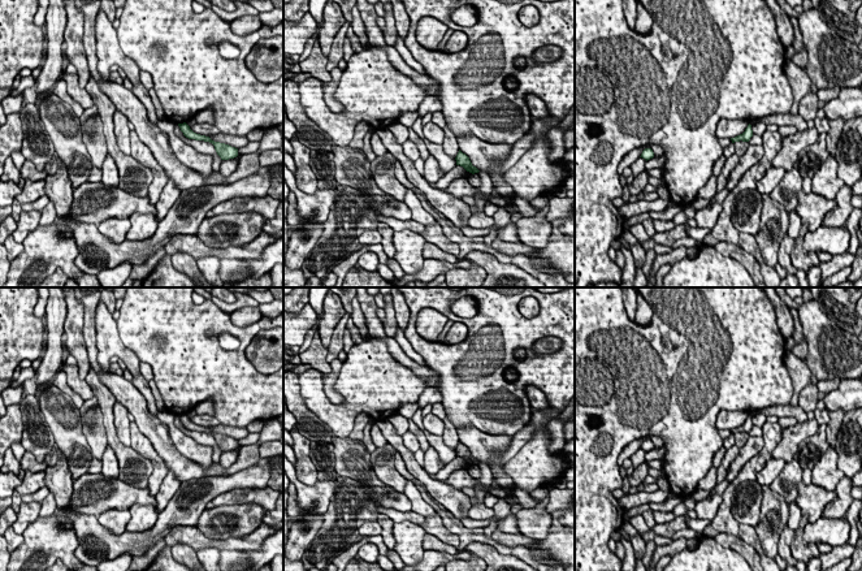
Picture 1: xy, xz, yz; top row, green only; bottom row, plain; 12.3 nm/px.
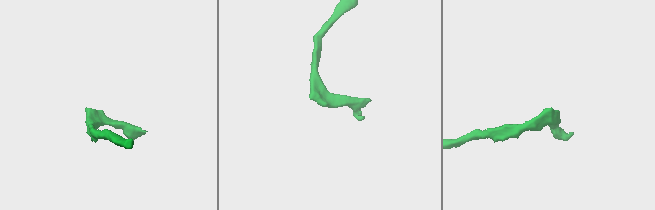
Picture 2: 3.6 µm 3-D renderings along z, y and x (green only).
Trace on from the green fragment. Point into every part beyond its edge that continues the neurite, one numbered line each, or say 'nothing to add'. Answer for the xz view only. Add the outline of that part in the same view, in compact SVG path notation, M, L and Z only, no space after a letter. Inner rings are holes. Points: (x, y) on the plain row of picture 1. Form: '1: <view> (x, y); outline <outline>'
1: xz (446, 454); outline M417 408L417 411L413 414L412 416L412 421L424 432L424 434L426 436L426 440L429 442L429 445L432 447L436 449L436 451L439 455L439 459L443 463L450 463L452 459L456 458L456 451L455 449L449 447L445 442L442 436L436 436L430 432L428 432L423 424L423 414L421 414L421 408Z

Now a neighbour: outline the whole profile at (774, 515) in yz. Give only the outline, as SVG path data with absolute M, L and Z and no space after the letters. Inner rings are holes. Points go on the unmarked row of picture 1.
M768 485L762 486L762 494L759 523L754 528L763 553L775 559L779 553L780 533L788 523L789 505L780 493Z

